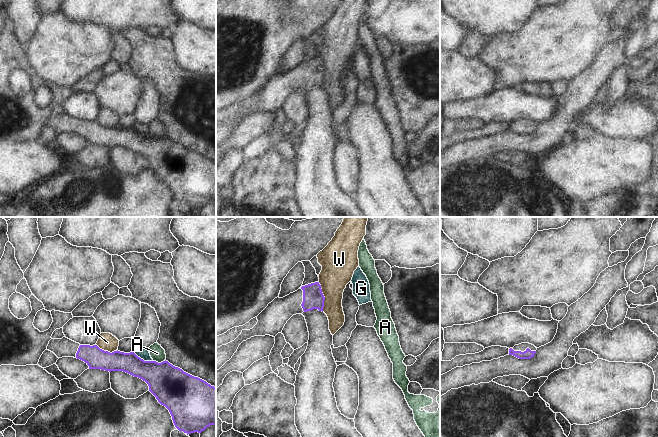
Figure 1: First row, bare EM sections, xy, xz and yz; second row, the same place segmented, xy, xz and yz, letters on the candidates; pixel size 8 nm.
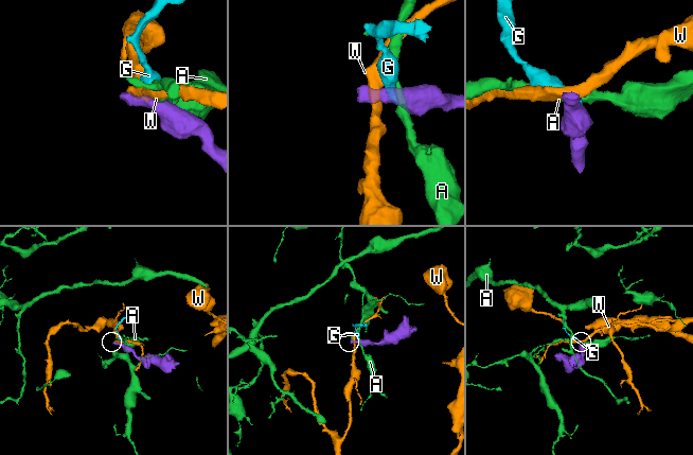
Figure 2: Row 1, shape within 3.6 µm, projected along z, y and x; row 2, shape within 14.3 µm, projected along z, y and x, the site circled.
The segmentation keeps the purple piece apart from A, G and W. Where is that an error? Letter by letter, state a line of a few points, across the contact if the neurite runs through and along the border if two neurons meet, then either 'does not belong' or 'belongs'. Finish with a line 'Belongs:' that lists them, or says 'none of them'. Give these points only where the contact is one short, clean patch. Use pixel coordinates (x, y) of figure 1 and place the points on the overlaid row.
A: line xy (165, 360), (160, 362), (153, 361); does not belong
G: line xy (133, 351), (144, 360), (152, 361); does not belong
W: line xz (318, 282), (324, 297), (323, 311); does not belong
Belongs: none of them

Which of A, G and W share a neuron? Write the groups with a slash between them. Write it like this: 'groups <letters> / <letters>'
groups A / G / W

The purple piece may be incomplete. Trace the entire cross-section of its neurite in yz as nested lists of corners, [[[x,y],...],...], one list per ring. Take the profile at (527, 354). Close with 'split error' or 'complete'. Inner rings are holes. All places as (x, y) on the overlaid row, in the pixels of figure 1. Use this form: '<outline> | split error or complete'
[[[521,343],[509,349],[509,355],[513,355],[519,359],[530,359],[534,357],[537,348],[529,343]]] | split error

